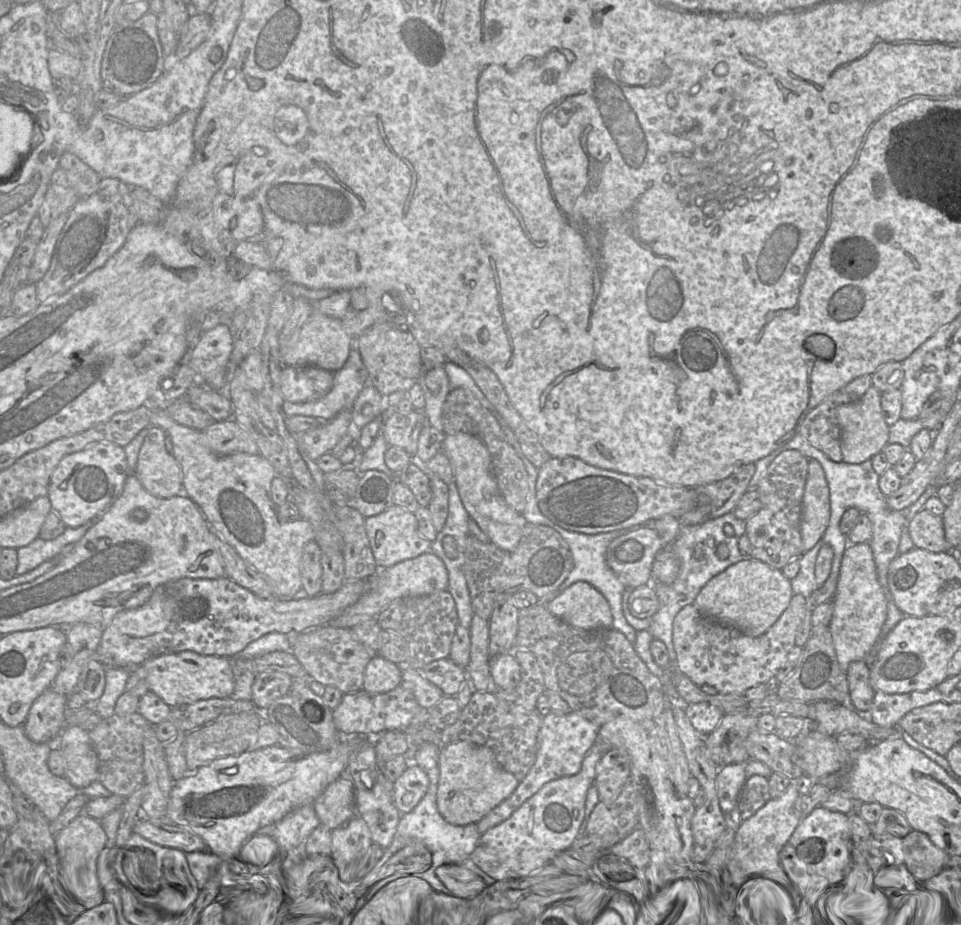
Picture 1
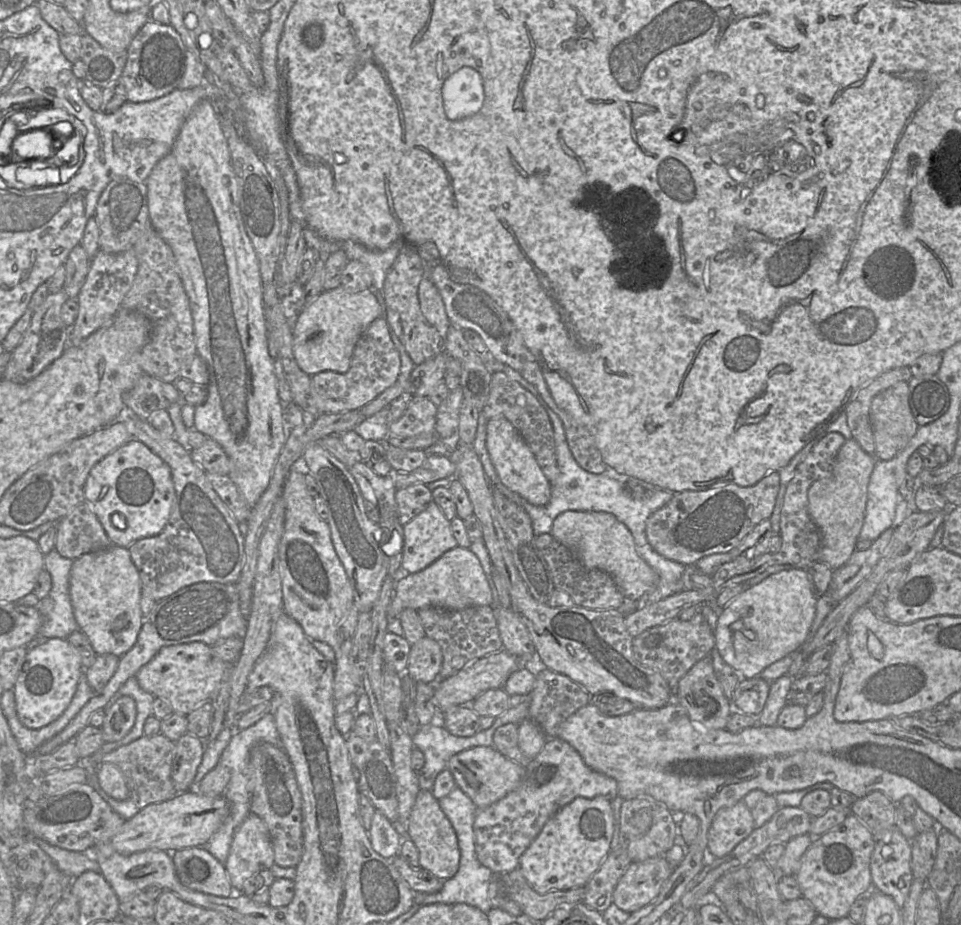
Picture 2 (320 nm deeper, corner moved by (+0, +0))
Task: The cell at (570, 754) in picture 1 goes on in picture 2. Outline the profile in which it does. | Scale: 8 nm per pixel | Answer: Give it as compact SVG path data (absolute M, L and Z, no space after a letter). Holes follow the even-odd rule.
M558 737L548 739L540 753L525 768L525 776L518 788L488 807L478 810L473 826L478 860L496 874L517 869L521 855L547 821L561 808L576 798L604 797L611 800L617 795L617 783L613 778L588 767L578 752L567 742Z

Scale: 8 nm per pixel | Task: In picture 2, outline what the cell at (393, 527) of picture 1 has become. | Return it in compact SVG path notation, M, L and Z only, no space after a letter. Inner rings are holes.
M435 502L403 525L402 567L410 573L419 572L446 551L457 547L448 520Z

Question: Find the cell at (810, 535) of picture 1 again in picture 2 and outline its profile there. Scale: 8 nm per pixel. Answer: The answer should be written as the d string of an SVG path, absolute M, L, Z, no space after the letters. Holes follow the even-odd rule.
M853 438L840 448L830 477L814 482L808 491L808 511L821 534L817 561L835 570L843 566L856 550L864 522L867 490L876 458L866 453Z

